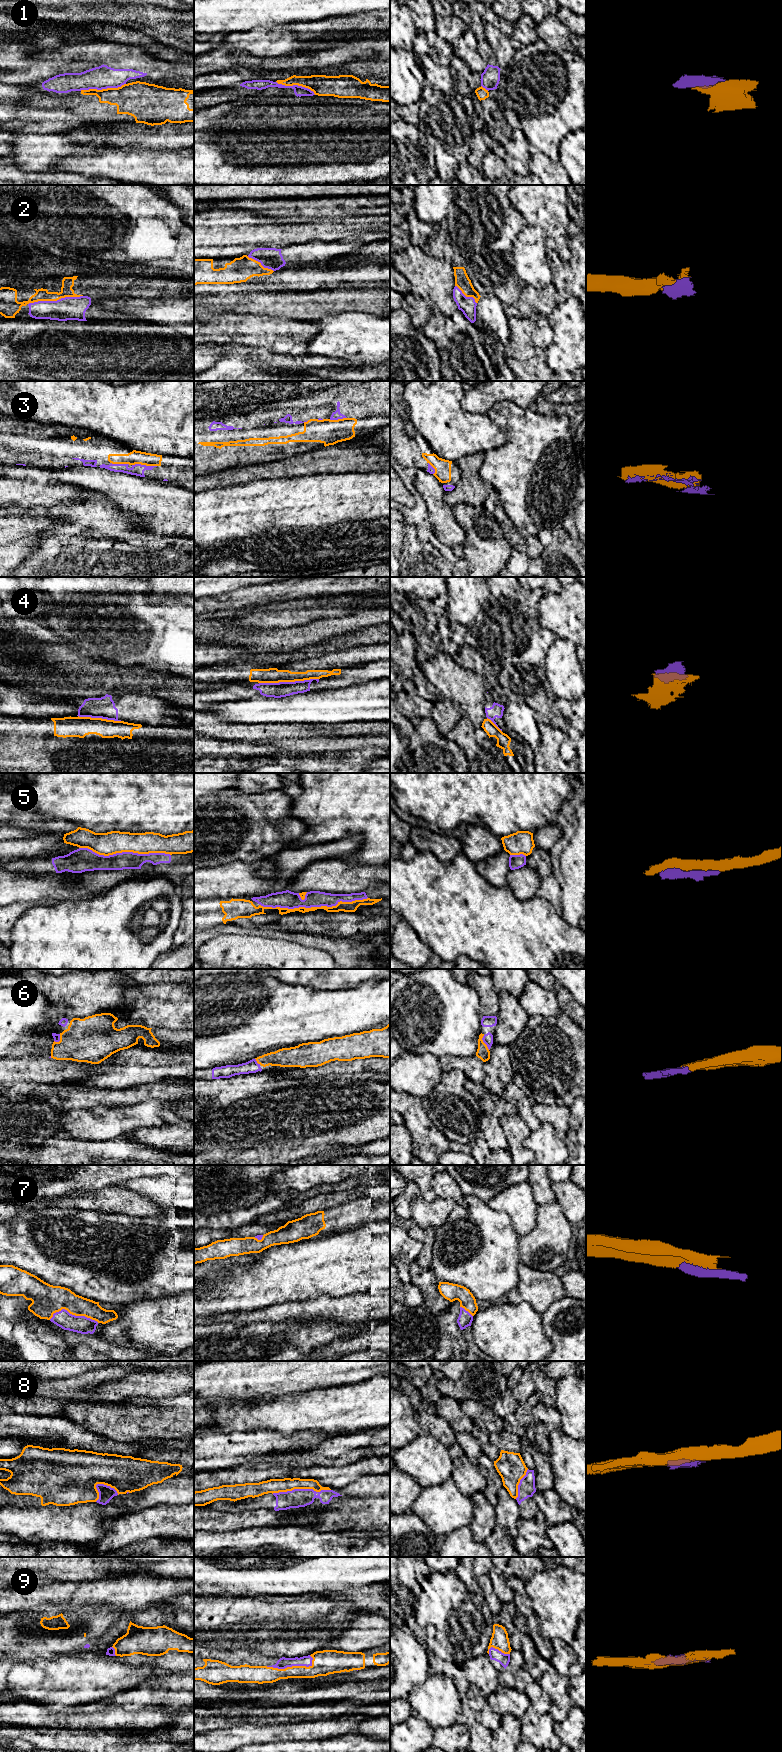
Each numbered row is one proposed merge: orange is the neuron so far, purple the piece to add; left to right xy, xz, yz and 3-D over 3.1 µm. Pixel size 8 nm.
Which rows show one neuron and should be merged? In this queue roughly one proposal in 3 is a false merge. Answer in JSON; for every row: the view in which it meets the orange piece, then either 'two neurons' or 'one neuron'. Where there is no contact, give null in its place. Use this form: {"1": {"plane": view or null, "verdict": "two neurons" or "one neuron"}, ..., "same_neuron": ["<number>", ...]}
{"1": {"plane": "xy", "verdict": "two neurons"}, "2": {"plane": "xy", "verdict": "one neuron"}, "3": {"plane": "xy", "verdict": "one neuron"}, "4": {"plane": "xz", "verdict": "two neurons"}, "5": {"plane": "xz", "verdict": "two neurons"}, "6": {"plane": "yz", "verdict": "one neuron"}, "7": {"plane": "xy", "verdict": "one neuron"}, "8": {"plane": "xz", "verdict": "two neurons"}, "9": {"plane": "xz", "verdict": "one neuron"}, "same_neuron": ["2", "3", "6", "7", "9"]}

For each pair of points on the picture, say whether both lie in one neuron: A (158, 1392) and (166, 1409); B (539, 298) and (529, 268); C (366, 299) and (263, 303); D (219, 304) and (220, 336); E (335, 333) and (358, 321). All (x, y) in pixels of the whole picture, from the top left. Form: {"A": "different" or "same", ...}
{"A": "different", "B": "different", "C": "same", "D": "different", "E": "same"}

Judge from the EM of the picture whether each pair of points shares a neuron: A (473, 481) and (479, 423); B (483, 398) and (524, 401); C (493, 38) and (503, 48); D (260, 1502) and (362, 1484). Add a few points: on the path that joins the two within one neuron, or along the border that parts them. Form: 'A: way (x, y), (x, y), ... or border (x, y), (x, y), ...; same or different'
A: border (483, 452), (463, 455), (456, 462); different
B: way (493, 394), (514, 394); same
C: way (495, 40), (501, 46); same
D: way (285, 1500), (337, 1496); same

